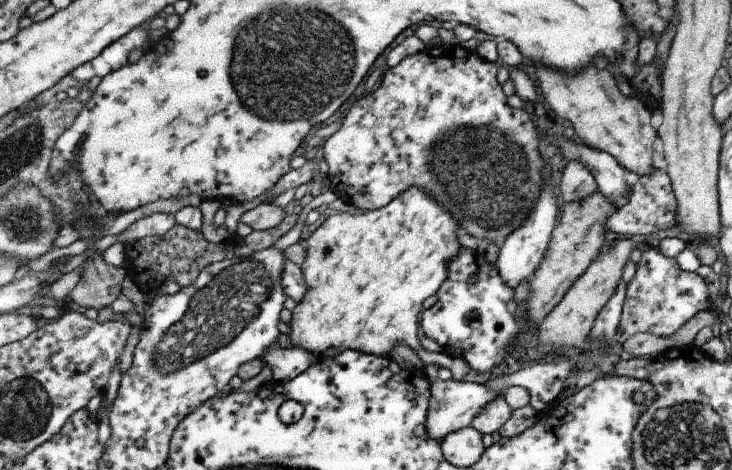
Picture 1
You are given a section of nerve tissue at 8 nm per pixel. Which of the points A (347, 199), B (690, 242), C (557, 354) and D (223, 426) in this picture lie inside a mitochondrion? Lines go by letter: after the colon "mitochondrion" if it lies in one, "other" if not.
A: other
B: other
C: other
D: other

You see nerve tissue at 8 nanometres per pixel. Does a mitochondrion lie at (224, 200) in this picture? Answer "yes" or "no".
no

